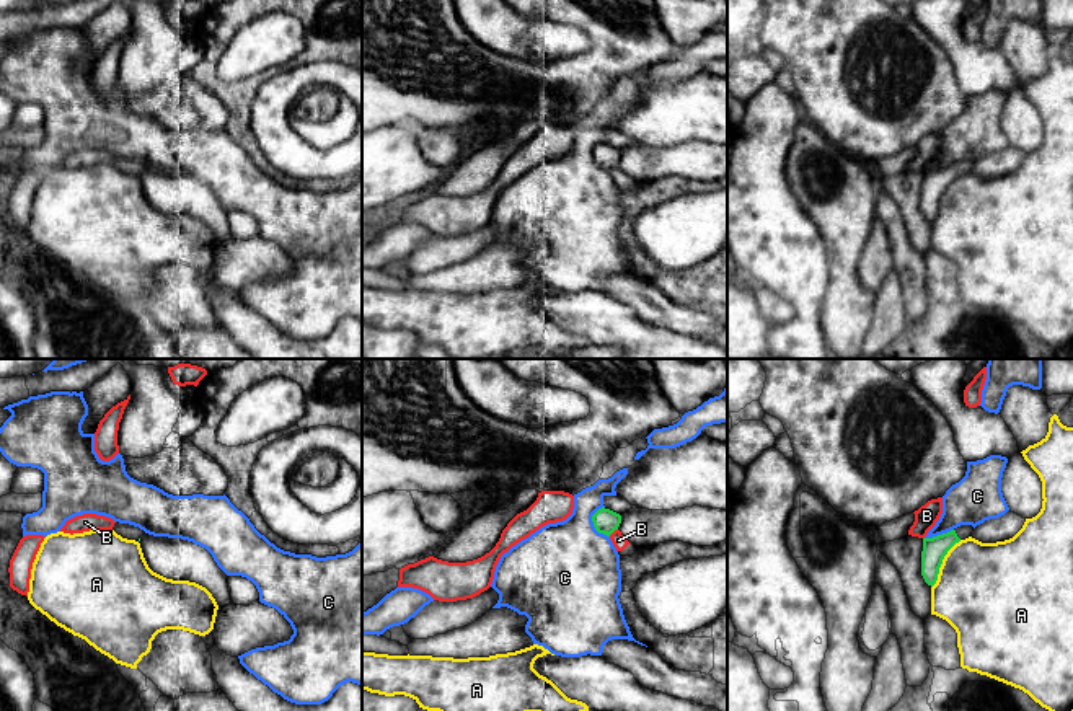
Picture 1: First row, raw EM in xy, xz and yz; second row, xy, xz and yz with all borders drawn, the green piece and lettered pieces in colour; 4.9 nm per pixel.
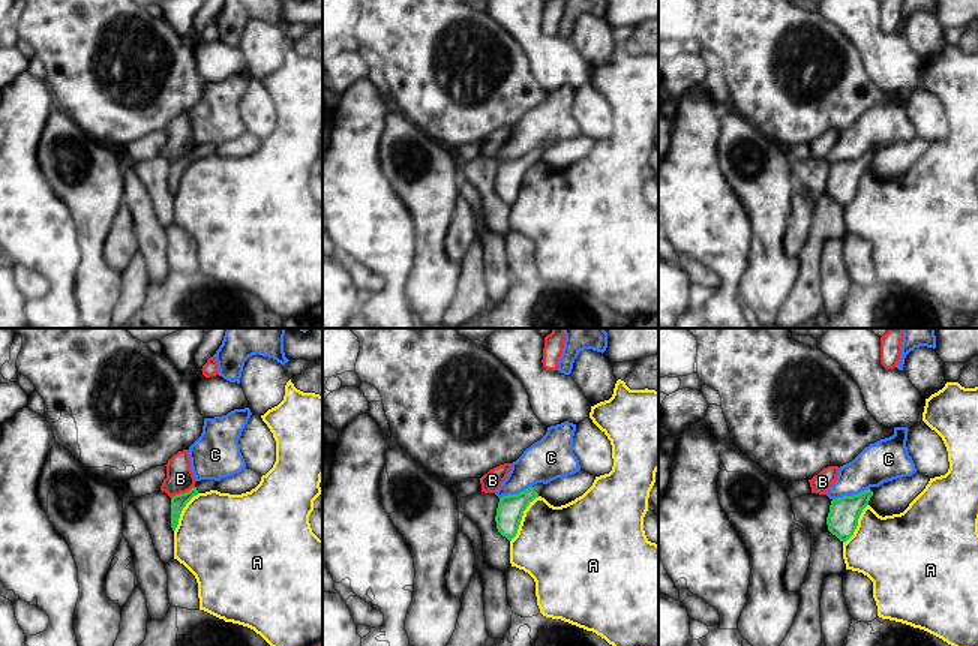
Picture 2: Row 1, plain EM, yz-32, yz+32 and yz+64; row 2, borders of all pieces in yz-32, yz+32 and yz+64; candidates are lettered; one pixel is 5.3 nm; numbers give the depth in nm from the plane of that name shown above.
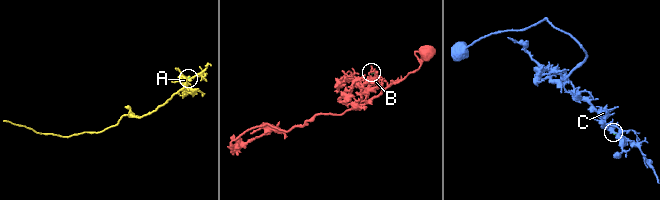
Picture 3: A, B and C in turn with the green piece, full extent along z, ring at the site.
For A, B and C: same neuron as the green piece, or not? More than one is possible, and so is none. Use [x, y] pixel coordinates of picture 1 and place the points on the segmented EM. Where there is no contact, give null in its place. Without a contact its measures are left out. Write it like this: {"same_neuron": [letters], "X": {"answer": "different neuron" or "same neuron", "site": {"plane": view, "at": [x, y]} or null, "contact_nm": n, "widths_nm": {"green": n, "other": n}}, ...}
{"same_neuron": [], "A": {"answer": "different neuron", "site": {"plane": "yz", "at": [941, 563]}, "contact_nm": 280, "widths_nm": {"green": 120, "other": 480}}, "B": {"answer": "different neuron", "site": {"plane": "xz", "at": [612, 532]}, "contact_nm": 60, "widths_nm": {"green": 120, "other": 70}}, "C": {"answer": "different neuron", "site": {"plane": "xz", "at": [594, 524]}, "contact_nm": 160, "widths_nm": {"green": 120, "other": 460}}}

